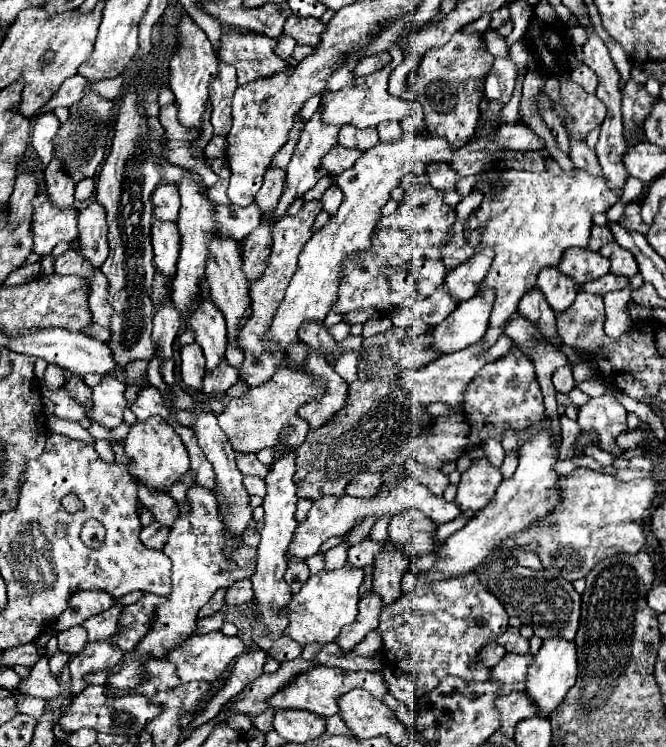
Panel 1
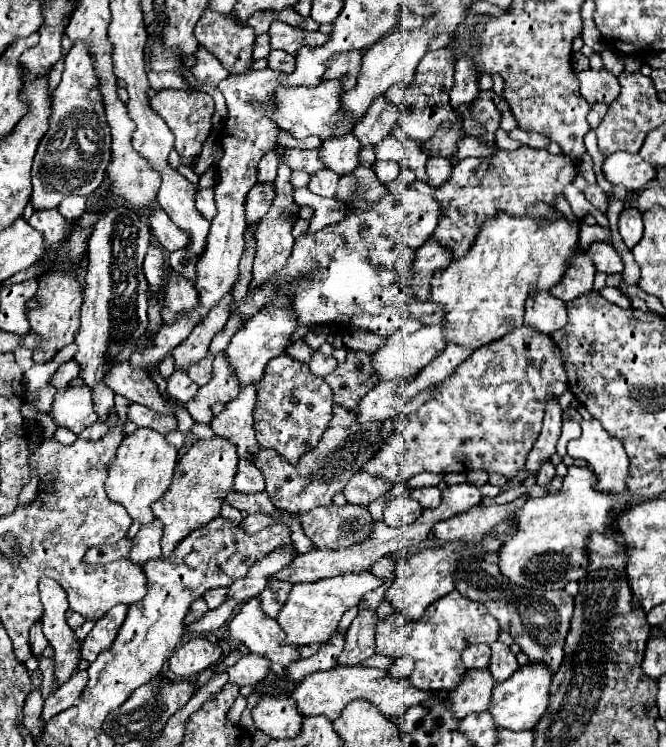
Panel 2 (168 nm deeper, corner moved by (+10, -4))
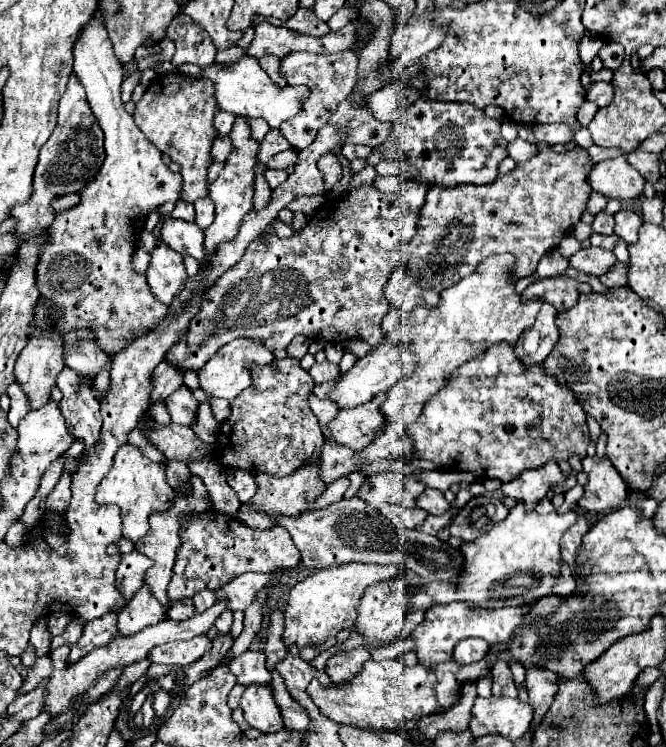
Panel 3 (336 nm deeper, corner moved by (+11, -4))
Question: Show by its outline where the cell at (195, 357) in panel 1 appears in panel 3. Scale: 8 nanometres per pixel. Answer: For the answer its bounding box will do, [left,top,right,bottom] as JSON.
[166,385,198,425]

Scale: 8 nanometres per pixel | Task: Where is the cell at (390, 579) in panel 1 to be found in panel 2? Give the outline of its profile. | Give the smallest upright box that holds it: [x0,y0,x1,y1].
[339,599,377,665]

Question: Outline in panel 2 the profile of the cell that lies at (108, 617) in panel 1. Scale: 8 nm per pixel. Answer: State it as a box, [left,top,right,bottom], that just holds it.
[39,577,81,683]

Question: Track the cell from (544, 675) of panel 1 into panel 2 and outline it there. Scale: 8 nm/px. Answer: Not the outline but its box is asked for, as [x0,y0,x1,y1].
[489,663,553,731]

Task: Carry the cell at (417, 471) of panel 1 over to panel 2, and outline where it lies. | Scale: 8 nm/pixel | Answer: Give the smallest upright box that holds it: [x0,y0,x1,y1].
[411,487,441,507]

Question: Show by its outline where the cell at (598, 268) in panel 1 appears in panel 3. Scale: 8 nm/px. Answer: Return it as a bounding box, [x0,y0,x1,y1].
[522,277,578,313]

